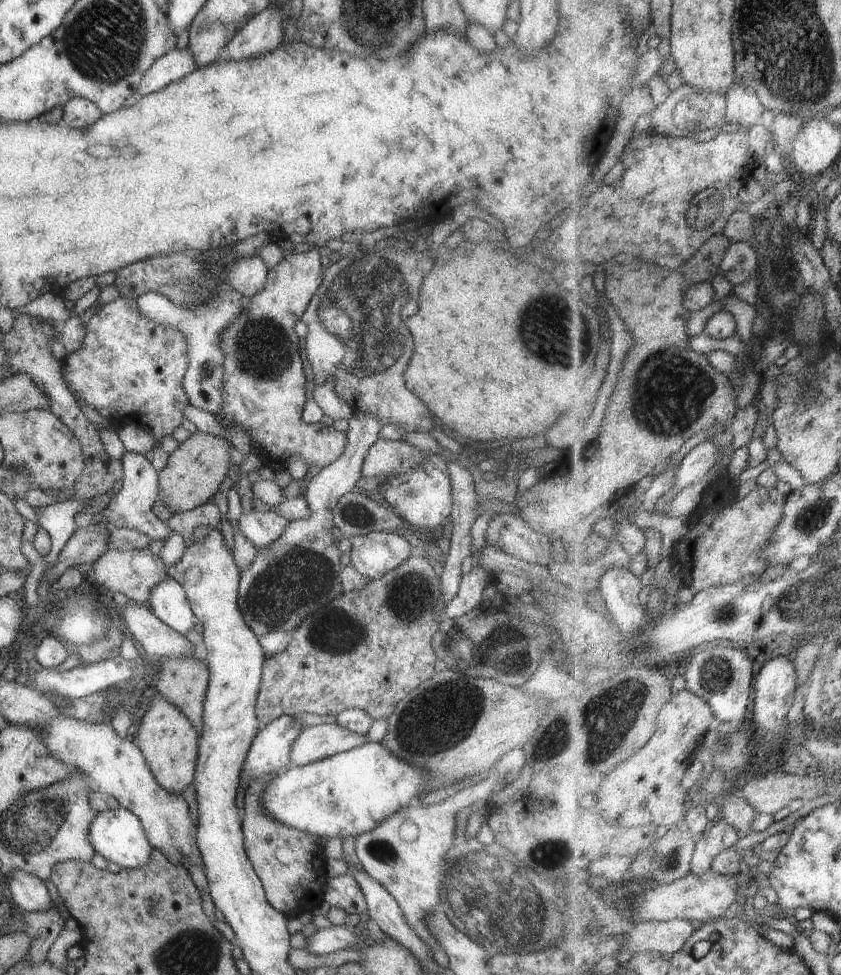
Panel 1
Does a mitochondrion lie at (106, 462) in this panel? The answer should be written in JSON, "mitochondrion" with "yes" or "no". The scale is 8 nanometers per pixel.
{"mitochondrion":"no"}

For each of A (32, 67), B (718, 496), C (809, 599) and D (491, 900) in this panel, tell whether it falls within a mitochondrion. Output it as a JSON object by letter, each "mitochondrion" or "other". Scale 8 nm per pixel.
{"A":"other","B":"other","C":"mitochondrion","D":"mitochondrion"}

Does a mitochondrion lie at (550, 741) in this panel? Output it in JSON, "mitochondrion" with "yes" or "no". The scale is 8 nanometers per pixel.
{"mitochondrion":"yes"}

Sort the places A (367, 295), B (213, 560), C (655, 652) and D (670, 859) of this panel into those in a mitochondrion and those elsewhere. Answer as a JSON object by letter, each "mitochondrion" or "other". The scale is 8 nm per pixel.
{"A":"mitochondrion","B":"other","C":"other","D":"mitochondrion"}

